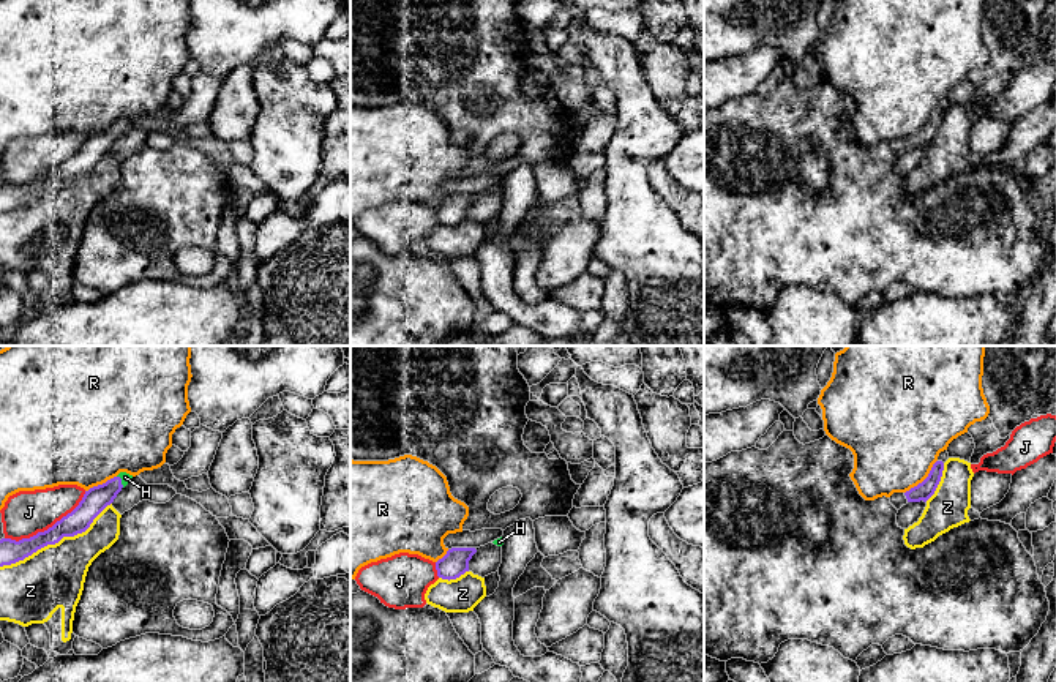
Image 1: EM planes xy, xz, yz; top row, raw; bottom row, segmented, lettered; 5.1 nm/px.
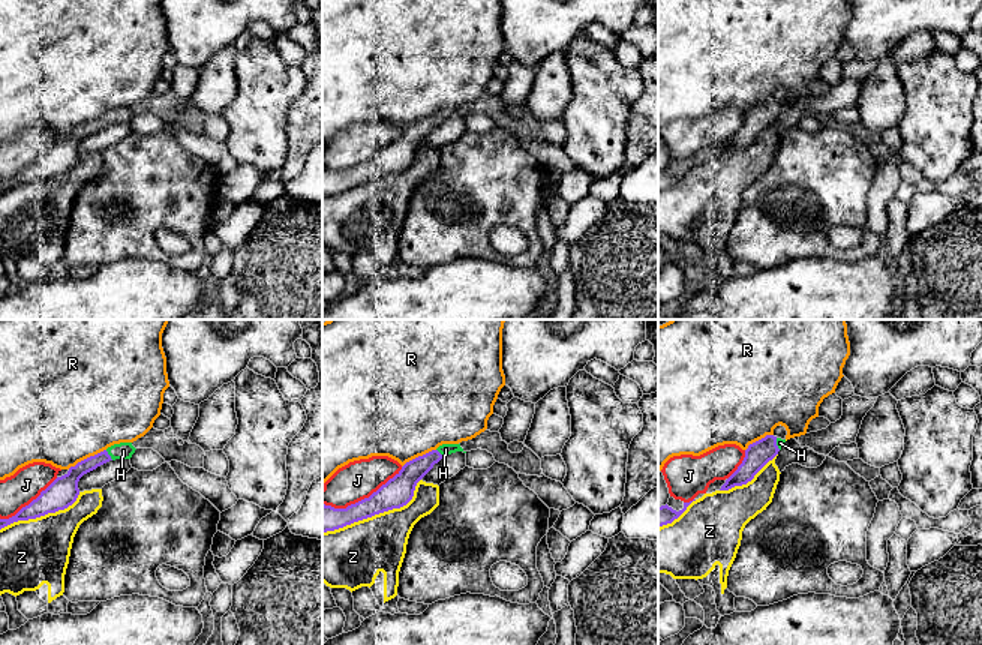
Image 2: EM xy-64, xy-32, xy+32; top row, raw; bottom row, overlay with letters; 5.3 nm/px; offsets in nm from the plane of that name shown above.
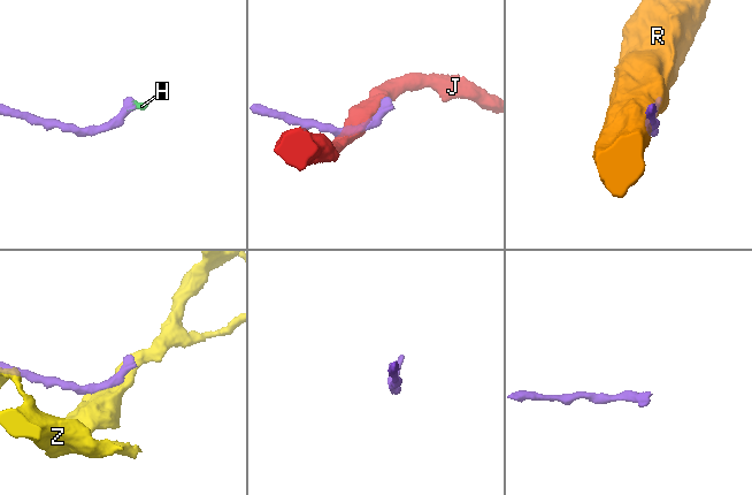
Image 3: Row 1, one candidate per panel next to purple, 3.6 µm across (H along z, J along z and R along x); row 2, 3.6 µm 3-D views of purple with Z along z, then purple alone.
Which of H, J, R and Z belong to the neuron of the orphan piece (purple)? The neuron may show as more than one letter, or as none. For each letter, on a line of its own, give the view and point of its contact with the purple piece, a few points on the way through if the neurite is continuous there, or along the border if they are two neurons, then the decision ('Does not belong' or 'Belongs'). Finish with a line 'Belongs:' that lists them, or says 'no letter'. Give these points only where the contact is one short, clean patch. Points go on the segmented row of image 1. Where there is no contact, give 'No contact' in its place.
H: Touches purple at xy (120, 482). Path across: xy (98, 498), (120, 482), (125, 477). Belongs
J: Touches purple at xy (49, 528). Does not belong
R: Touches purple at yz (925, 479). Does not belong
Z: Touches purple at xy (56, 542). Does not belong
Belongs: H

